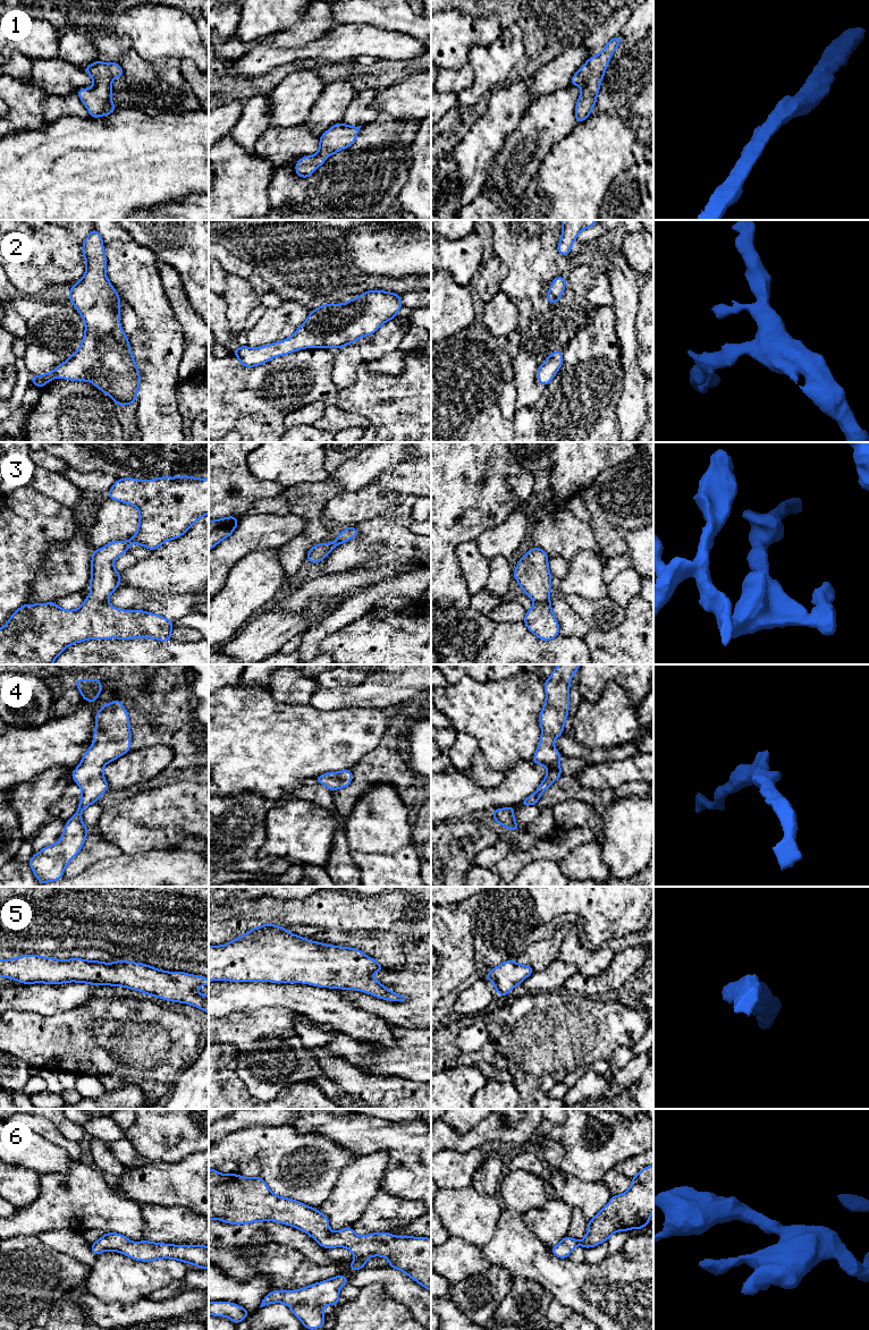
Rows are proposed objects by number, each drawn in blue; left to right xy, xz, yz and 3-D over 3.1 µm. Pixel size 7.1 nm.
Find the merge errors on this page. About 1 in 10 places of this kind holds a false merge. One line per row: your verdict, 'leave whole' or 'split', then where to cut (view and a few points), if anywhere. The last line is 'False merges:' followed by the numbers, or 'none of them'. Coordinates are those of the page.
1: leave whole; no cut
2: leave whole; no cut
3: leave whole; no cut
4: leave whole; no cut
5: leave whole; no cut
6: leave whole; no cut
False merges: none of them

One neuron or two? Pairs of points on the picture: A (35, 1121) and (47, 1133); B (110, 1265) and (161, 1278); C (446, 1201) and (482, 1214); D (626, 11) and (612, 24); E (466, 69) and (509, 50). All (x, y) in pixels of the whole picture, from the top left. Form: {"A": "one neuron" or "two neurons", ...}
{"A": "one neuron", "B": "one neuron", "C": "one neuron", "D": "one neuron", "E": "two neurons"}

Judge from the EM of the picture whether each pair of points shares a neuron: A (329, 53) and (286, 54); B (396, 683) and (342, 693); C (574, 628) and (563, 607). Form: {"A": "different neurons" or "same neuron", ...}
{"A": "same neuron", "B": "same neuron", "C": "same neuron"}

